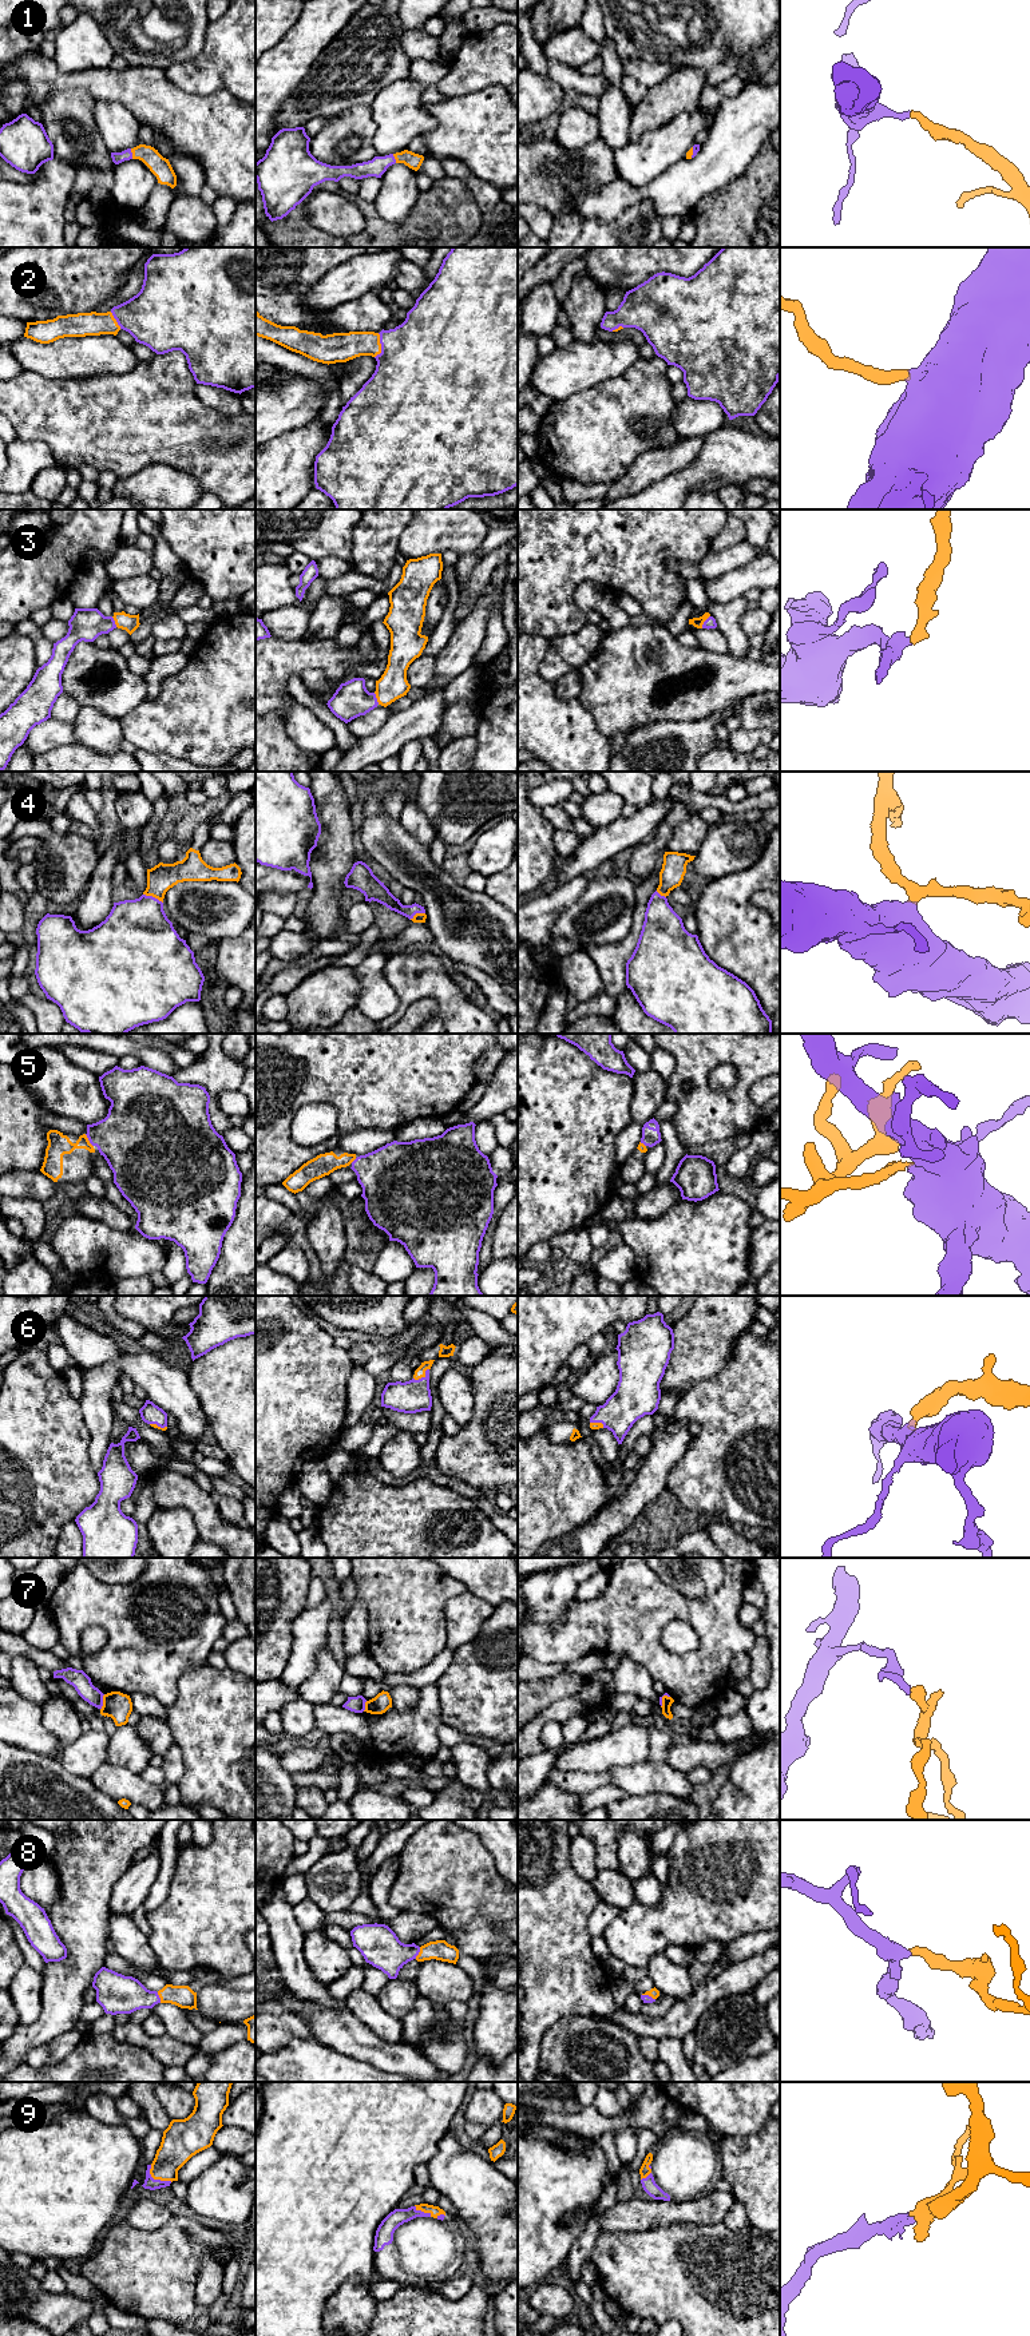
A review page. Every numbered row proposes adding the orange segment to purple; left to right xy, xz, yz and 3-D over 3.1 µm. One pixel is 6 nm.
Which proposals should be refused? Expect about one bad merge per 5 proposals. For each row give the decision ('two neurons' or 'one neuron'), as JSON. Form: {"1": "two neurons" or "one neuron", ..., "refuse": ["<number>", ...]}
{"1": "one neuron", "2": "one neuron", "3": "one neuron", "4": "one neuron", "5": "one neuron", "6": "one neuron", "7": "two neurons", "8": "one neuron", "9": "one neuron", "refuse": ["7"]}

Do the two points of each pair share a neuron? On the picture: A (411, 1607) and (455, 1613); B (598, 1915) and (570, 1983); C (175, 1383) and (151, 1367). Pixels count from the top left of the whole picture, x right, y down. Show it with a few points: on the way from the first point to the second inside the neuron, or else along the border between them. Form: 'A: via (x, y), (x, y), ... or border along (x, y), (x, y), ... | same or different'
A: border along (467, 1590), (452, 1597), (444, 1606), (446, 1642) | different
B: border along (598, 1902), (587, 1920), (587, 1931), (591, 1936) | different
C: via (170, 1383), (157, 1372) | same

